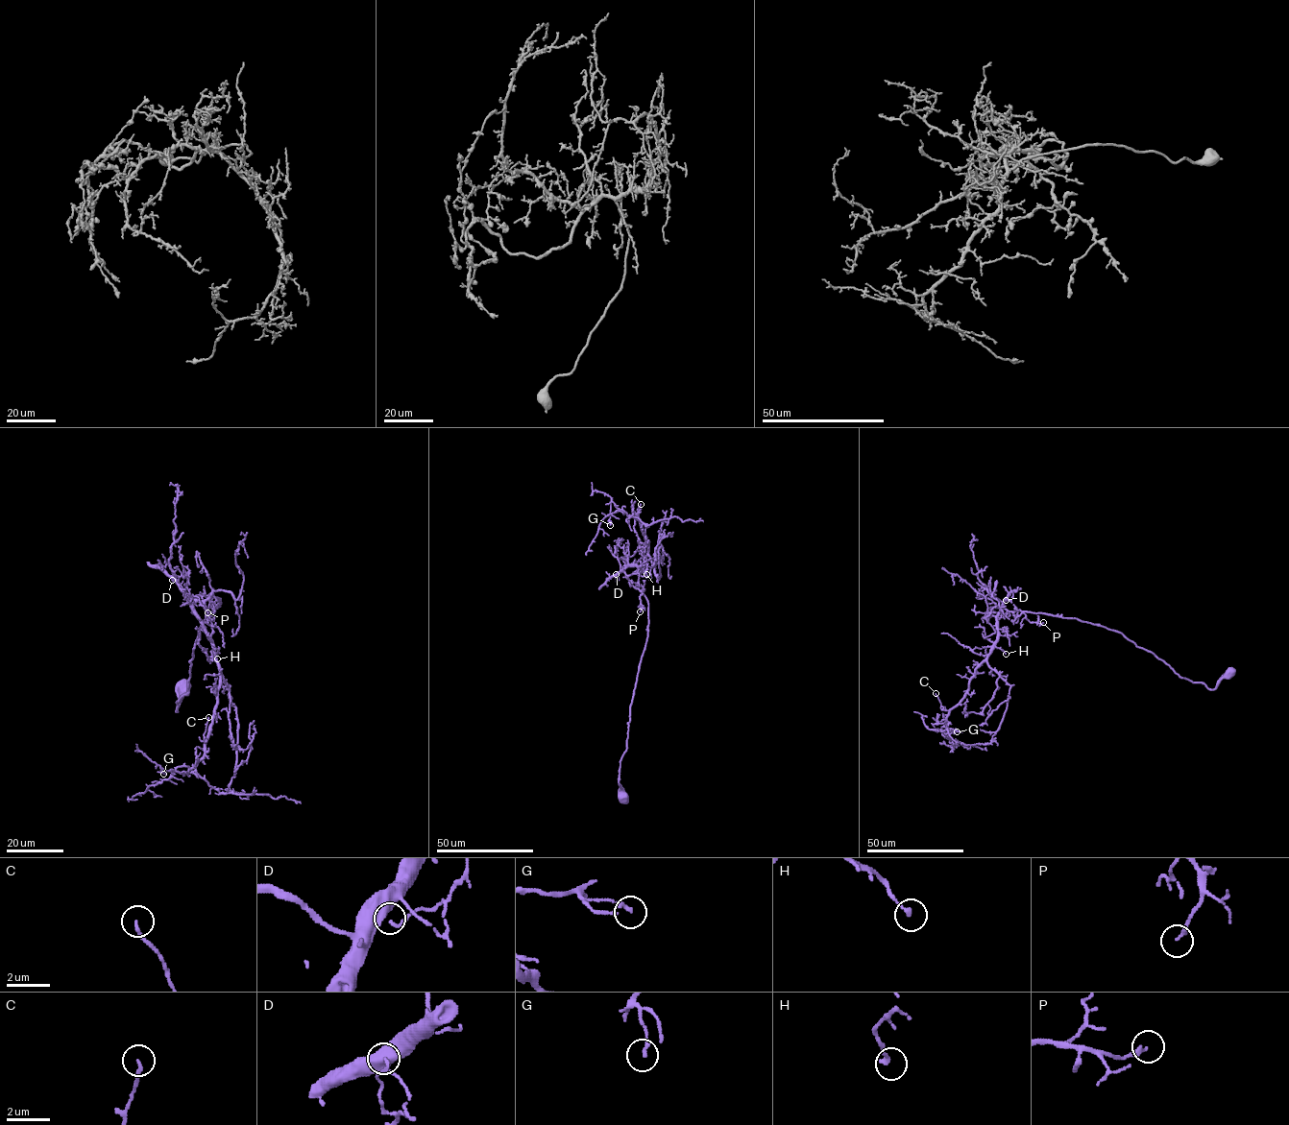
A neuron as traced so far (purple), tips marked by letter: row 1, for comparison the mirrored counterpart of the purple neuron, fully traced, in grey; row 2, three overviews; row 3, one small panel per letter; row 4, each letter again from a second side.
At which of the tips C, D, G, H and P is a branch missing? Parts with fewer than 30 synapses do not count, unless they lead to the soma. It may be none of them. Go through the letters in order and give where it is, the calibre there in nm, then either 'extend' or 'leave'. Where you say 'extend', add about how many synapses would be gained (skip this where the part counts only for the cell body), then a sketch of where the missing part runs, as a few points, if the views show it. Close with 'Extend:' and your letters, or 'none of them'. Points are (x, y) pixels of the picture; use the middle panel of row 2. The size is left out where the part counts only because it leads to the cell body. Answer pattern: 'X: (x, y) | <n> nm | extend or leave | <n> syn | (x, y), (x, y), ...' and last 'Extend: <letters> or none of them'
C: (641, 504) | 150 nm | leave
D: (616, 574) | 200 nm | leave
G: (610, 525) | 150 nm | leave
H: (646, 574) | 200 nm | leave
P: (640, 611) | 200 nm | leave
Extend: none of them

